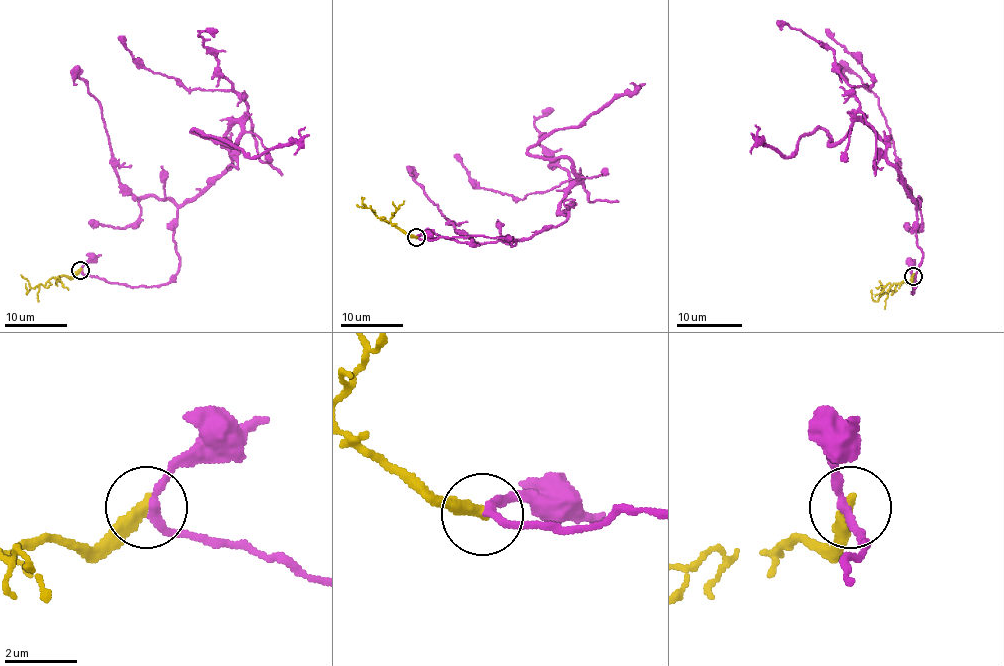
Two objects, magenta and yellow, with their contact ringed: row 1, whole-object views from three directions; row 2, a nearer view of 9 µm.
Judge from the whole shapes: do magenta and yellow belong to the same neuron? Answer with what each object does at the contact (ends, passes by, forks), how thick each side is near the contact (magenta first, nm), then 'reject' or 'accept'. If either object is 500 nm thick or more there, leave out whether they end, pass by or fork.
magenta passes by; yellow ends; calibres 200 and 400 nm; reject

